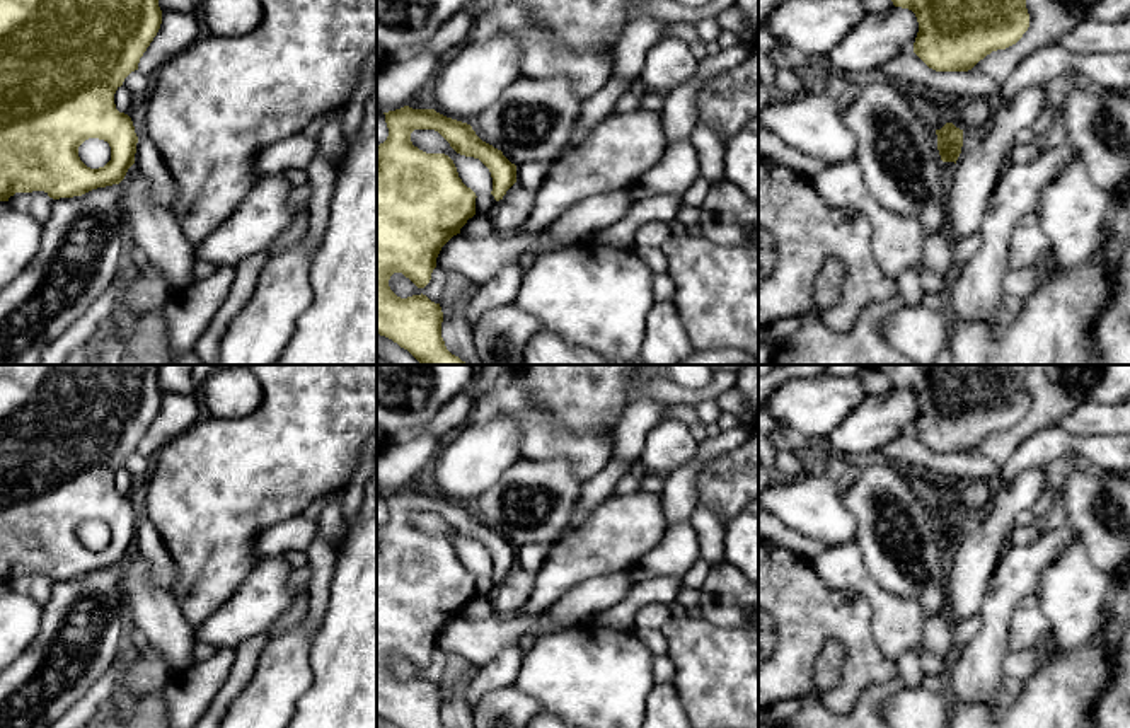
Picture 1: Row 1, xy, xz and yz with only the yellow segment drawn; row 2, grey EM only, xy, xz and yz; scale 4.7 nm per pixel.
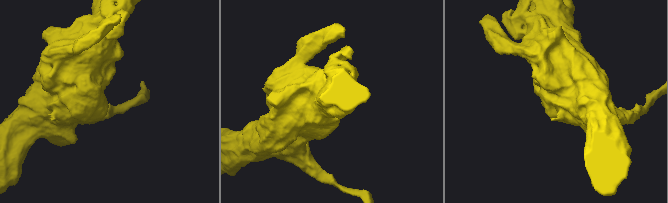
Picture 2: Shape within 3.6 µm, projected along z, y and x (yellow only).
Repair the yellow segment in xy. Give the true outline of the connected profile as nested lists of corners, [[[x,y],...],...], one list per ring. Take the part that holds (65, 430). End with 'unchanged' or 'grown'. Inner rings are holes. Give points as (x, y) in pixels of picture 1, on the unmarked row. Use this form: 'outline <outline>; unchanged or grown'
outline [[[0,365],[0,583],[9,583],[15,575],[32,573],[44,573],[53,581],[73,580],[124,561],[135,546],[138,518],[131,500],[116,491],[114,476],[124,460],[138,452],[140,440],[157,418],[160,406],[159,365]],[[89,520],[109,525],[111,542],[104,549],[90,551],[80,542],[78,529]]]; unchanged

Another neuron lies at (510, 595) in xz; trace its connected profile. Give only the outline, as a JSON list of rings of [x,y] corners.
[[[515,564],[506,576],[496,583],[487,598],[494,614],[501,617],[518,615],[535,586],[535,580],[537,575],[527,573],[523,568]]]

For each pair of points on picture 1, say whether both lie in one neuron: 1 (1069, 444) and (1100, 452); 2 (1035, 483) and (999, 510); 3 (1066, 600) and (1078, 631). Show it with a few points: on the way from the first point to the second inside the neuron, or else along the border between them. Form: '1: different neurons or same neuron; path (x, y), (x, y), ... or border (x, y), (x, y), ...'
1: same neuron; path (1076, 445), (1093, 447)
2: same neuron; path (1026, 488), (1008, 502)
3: same neuron; path (1072, 607), (1076, 611), (1076, 624)

